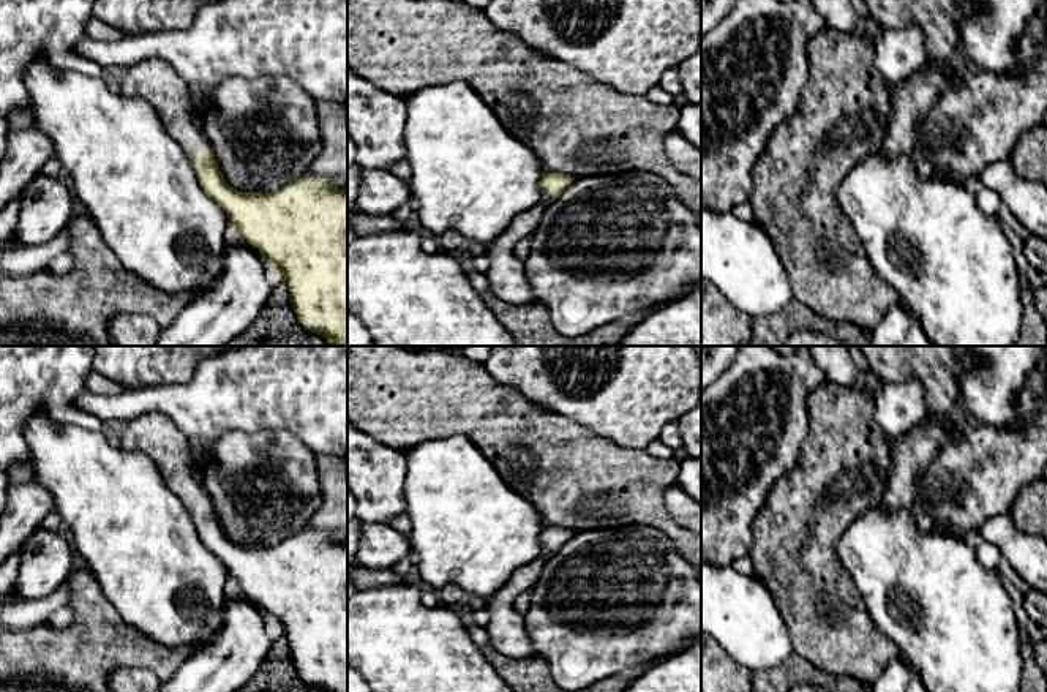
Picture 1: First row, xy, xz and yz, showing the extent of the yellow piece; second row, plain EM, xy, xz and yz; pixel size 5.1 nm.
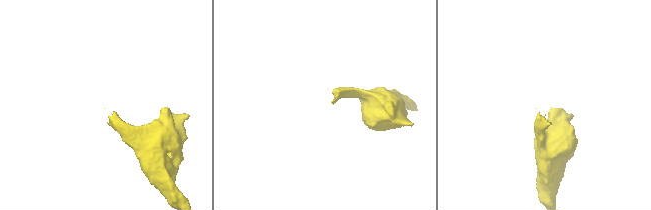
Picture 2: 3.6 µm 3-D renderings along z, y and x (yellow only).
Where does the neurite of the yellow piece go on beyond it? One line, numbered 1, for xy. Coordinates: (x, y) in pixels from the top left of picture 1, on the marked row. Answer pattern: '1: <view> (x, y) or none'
1: xy (155, 81)

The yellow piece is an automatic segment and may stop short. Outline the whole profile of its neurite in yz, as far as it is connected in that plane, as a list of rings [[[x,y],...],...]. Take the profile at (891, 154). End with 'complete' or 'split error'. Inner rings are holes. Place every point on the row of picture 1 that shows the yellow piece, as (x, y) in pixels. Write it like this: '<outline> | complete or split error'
[[[932,62],[910,77],[889,84],[891,114],[883,142],[889,158],[908,155],[922,179],[933,174],[929,149],[921,144],[918,126],[938,98],[955,88],[963,77],[965,74],[948,76]]] | split error

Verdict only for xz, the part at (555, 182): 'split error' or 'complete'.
split error

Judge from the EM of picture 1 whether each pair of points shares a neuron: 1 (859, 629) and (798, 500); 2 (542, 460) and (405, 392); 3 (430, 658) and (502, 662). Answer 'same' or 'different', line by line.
1: same
2: same
3: different

